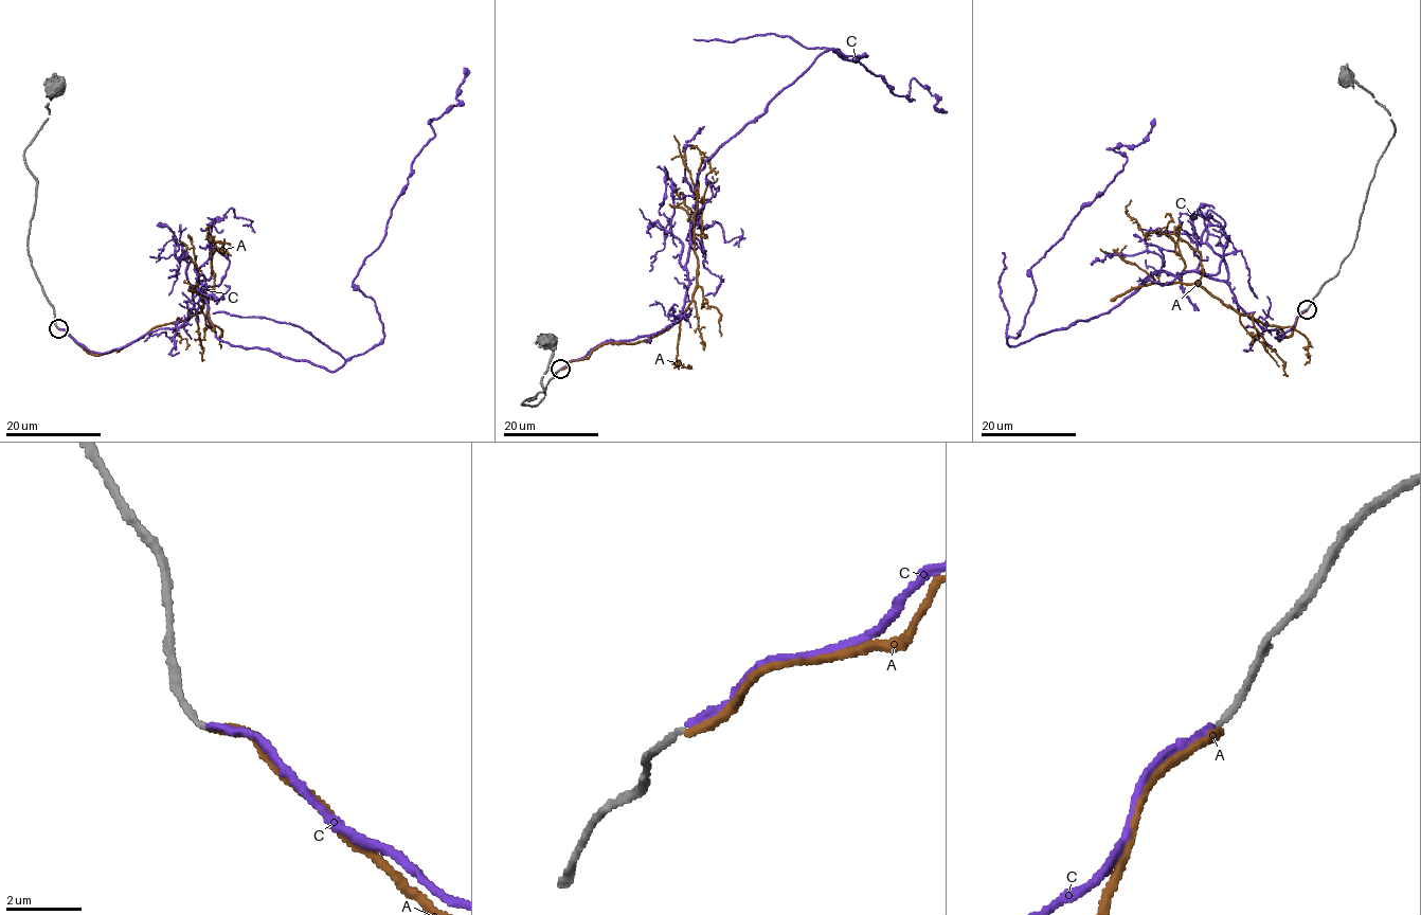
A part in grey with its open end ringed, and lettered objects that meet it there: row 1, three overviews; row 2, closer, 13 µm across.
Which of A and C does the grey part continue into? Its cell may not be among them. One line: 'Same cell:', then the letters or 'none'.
Same cell: C

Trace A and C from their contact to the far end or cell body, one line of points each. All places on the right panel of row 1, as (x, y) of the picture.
A: (1306, 309), (1279, 341), (1282, 328), (1195, 283), (1198, 251), (1145, 234), (1126, 212), (1131, 199)
C: (1306, 309), (1278, 339), (1225, 283), (1155, 271), (1008, 344), (1031, 266), (1154, 118)

